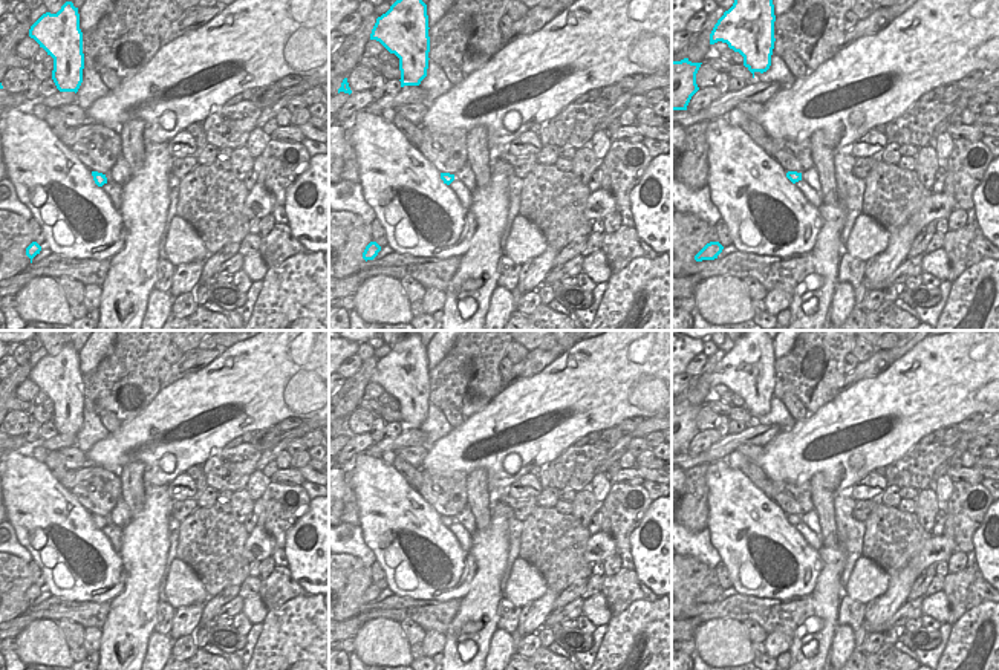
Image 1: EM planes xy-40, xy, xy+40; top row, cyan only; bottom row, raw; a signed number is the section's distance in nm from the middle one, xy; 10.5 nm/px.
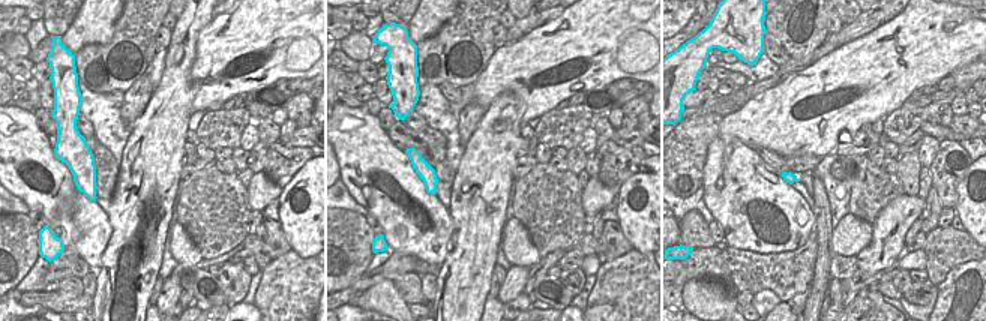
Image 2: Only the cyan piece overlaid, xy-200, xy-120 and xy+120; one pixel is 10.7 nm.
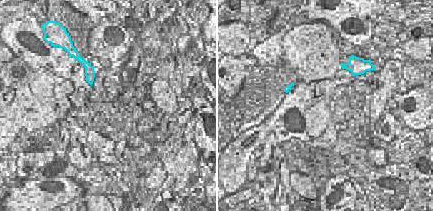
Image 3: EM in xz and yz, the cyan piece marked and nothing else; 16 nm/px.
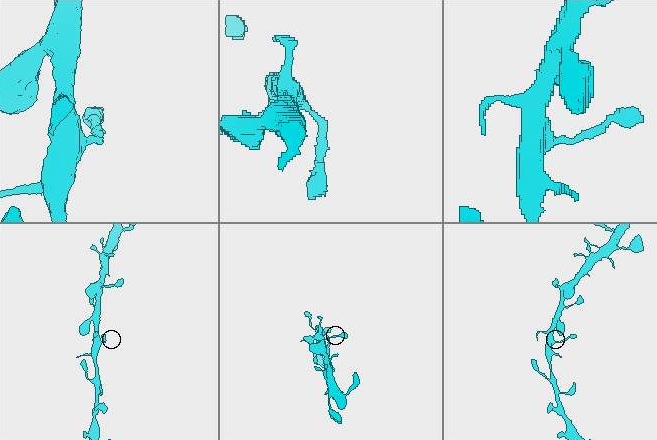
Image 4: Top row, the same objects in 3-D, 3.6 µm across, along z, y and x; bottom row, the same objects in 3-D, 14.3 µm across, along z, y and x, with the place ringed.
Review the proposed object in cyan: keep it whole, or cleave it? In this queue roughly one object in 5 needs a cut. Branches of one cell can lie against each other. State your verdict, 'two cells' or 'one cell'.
one cell

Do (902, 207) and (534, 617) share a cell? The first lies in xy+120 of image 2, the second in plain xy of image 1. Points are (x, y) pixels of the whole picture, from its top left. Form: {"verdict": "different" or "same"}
{"verdict": "same"}

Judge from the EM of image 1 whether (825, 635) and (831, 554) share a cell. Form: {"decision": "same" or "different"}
{"decision": "same"}

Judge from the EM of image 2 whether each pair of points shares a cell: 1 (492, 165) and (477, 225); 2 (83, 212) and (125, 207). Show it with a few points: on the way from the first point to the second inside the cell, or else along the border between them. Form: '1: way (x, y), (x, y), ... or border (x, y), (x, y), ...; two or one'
1: way (483, 180), (477, 195), (477, 210); one
2: border (107, 213), (111, 236), (105, 249); two

